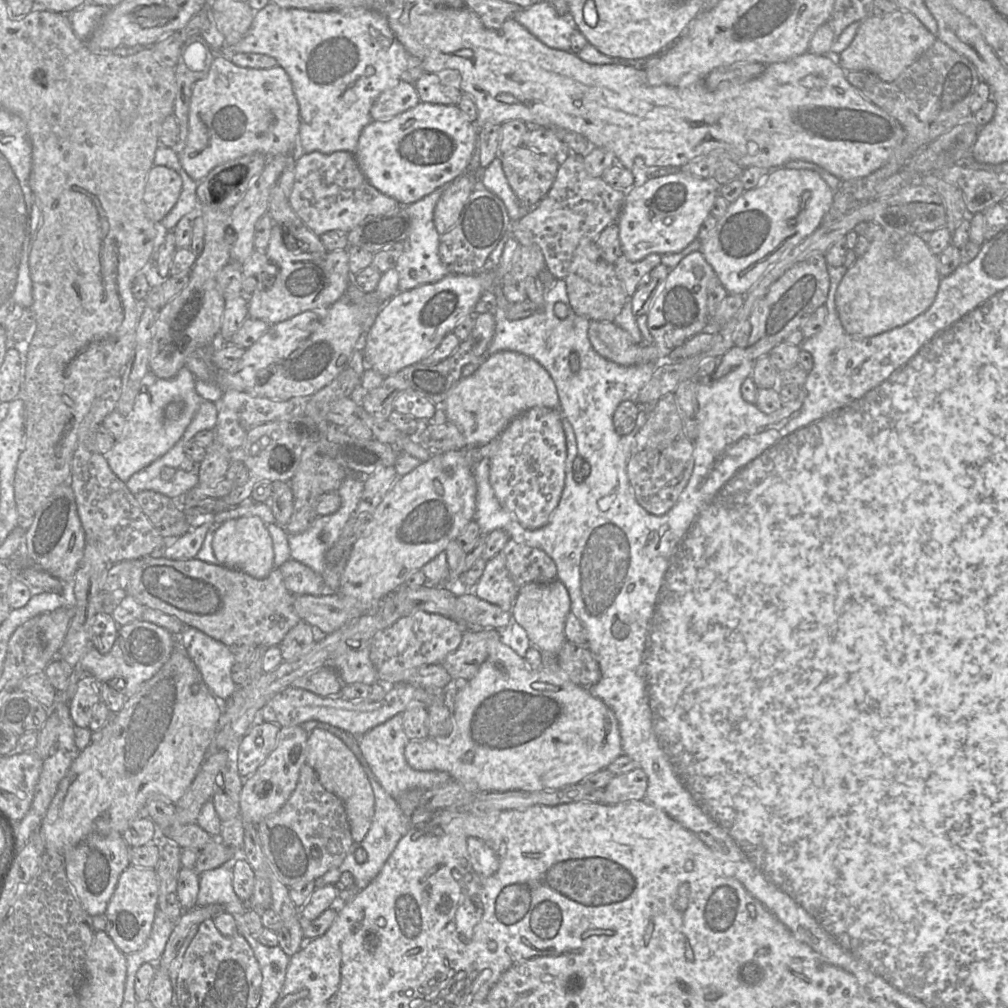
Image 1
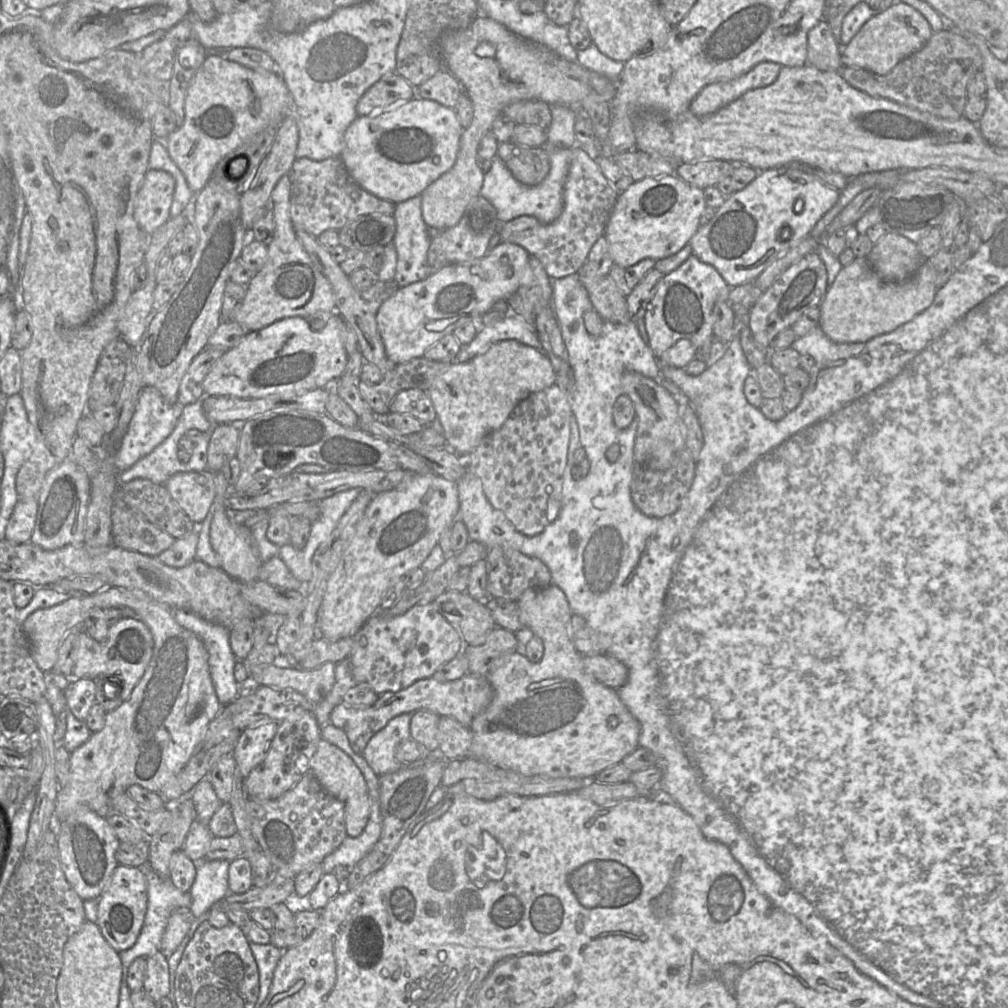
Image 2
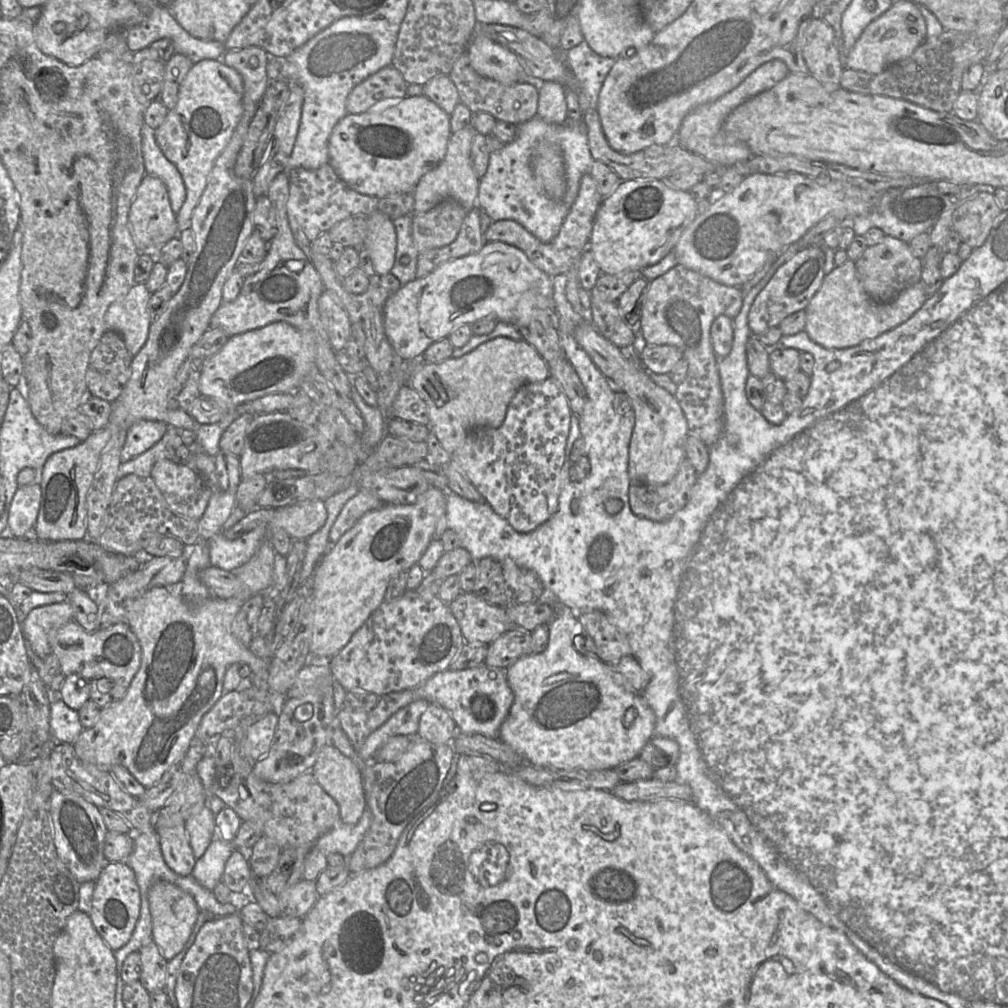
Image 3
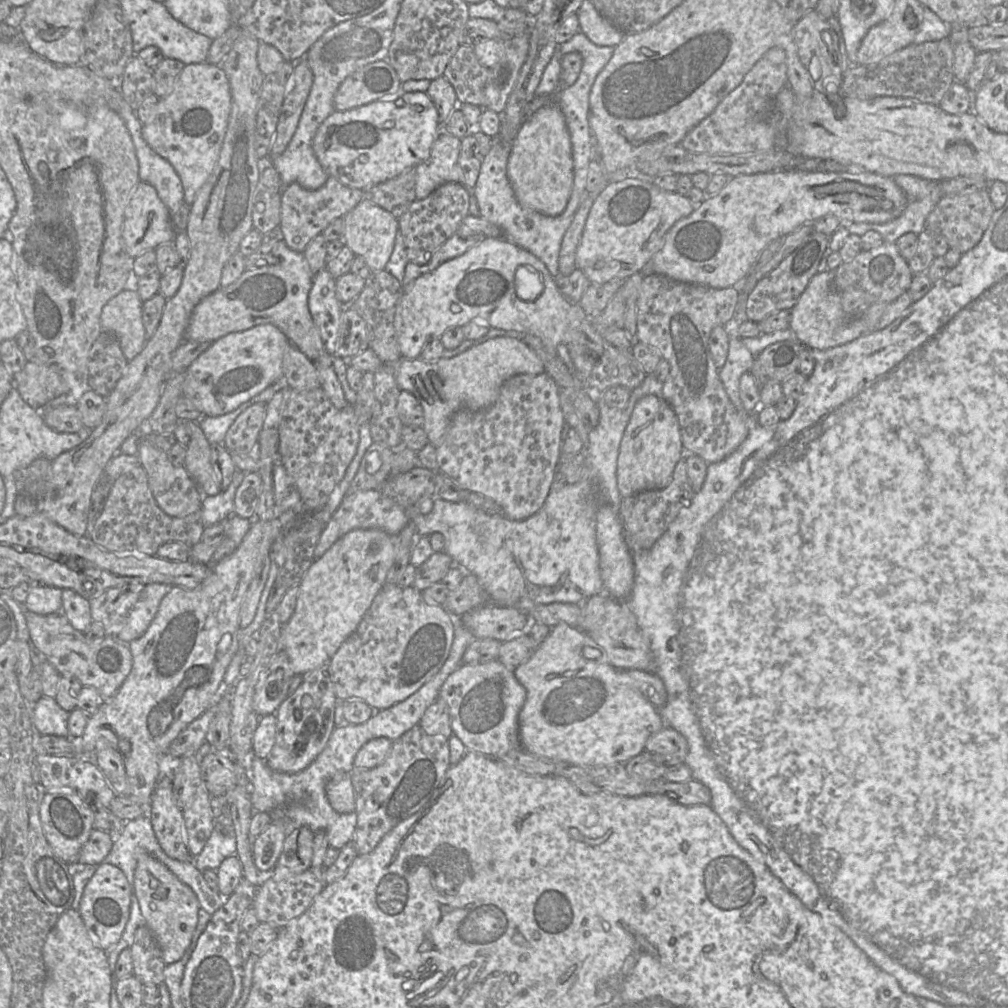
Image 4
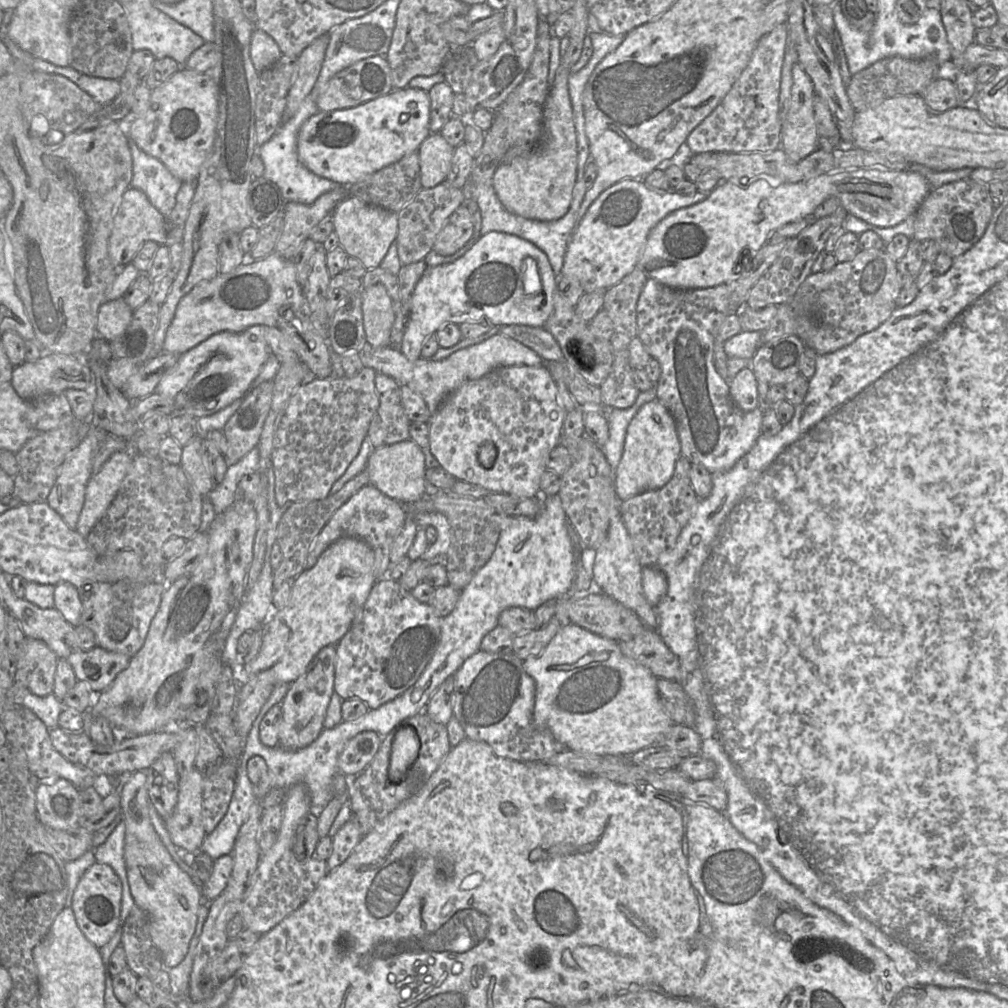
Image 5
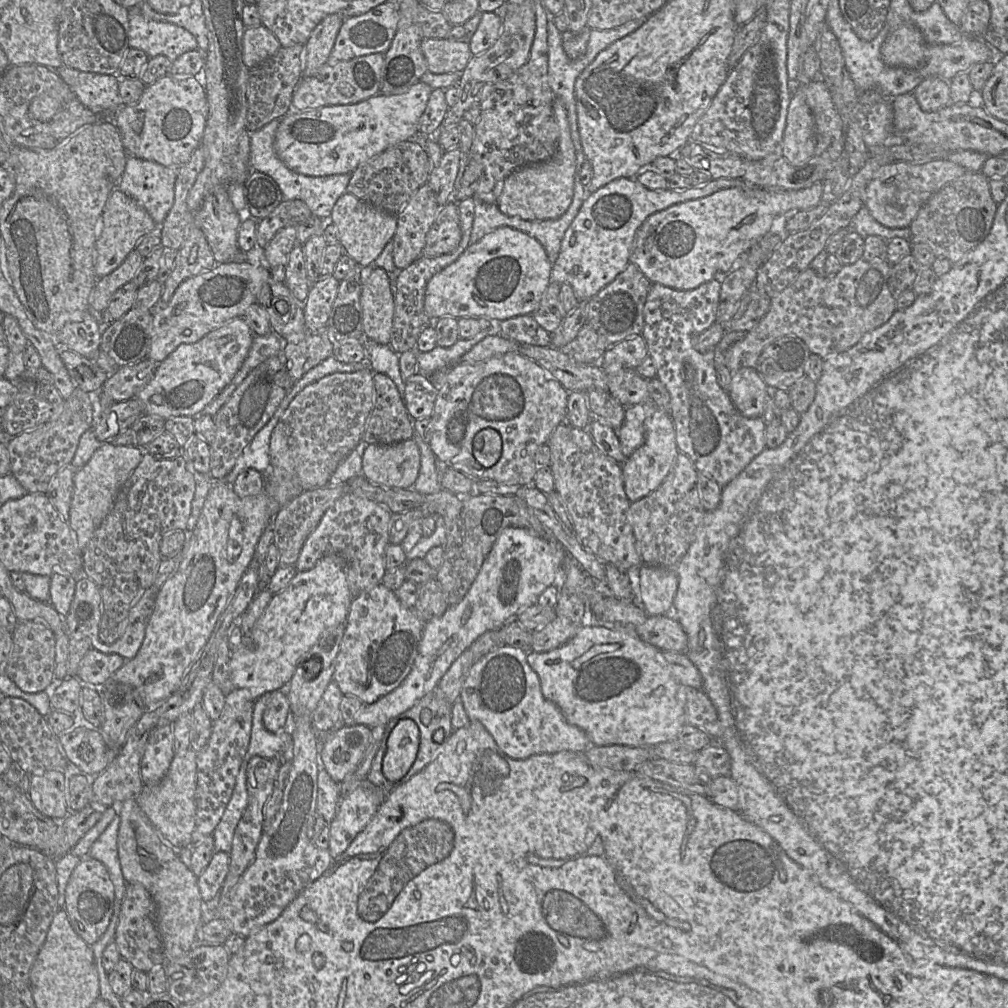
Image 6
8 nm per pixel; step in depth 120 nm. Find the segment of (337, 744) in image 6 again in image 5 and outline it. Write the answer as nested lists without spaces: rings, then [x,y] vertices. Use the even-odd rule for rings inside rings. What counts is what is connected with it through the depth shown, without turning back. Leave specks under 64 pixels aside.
[[[364,731],[350,739],[338,757],[338,770],[347,777],[363,772],[376,755],[382,736],[374,731]]]

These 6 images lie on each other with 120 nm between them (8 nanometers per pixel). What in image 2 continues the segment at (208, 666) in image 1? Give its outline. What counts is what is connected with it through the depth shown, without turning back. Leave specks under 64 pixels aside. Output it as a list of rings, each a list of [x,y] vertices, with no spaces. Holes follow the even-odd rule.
[[[173,609],[173,614],[180,626],[193,632],[204,643],[217,698],[222,707],[230,704],[238,697],[234,676],[236,658],[230,646],[230,630],[184,609]]]

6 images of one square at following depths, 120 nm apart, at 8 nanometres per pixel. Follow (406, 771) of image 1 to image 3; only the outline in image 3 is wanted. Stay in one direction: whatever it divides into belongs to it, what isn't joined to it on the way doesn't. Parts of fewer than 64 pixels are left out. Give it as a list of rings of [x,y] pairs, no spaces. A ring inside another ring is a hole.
[[[416,700],[393,714],[382,726],[372,732],[357,752],[366,762],[373,761],[375,752],[392,736],[413,736],[419,728],[419,719],[427,709],[426,700]]]

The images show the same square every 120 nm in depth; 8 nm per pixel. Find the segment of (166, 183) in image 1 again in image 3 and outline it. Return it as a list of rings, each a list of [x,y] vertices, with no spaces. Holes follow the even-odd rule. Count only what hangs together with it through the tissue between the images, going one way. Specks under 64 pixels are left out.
[[[148,174],[143,177],[130,207],[129,229],[140,252],[157,251],[178,236],[176,214],[172,211],[167,187],[159,177]]]

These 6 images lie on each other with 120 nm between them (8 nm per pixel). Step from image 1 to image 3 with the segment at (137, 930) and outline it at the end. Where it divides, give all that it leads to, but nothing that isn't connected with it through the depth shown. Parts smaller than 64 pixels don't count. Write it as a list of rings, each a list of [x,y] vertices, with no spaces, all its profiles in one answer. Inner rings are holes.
[[[108,862],[95,881],[91,909],[87,913],[112,951],[124,946],[133,933],[140,913],[140,892],[133,870],[125,862]]]

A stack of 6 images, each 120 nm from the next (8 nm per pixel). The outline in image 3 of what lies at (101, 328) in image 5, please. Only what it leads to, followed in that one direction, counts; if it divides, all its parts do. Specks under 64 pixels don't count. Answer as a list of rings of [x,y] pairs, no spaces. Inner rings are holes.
[[[145,282],[134,283],[128,294],[112,303],[104,315],[107,330],[121,335],[133,357],[138,354],[148,338],[151,325],[148,312],[150,296]]]

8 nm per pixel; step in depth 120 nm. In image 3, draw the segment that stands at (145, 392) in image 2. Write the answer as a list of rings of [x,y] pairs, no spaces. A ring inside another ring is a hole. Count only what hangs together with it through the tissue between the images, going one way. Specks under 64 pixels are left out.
[[[136,421],[128,429],[120,454],[121,462],[127,462],[156,445],[166,433],[168,427],[167,424],[161,421]]]

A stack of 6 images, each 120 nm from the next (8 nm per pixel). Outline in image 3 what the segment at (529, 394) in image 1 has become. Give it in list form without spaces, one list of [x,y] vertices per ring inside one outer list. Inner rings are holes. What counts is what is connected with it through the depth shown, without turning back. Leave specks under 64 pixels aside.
[[[497,337],[493,340],[481,344],[480,346],[478,346],[471,352],[463,355],[462,357],[451,357],[441,363],[424,363],[420,368],[415,368],[415,372],[411,375],[409,382],[406,385],[410,385],[412,388],[414,388],[421,397],[421,399],[426,403],[429,413],[429,431],[436,436],[445,452],[447,454],[452,454],[462,445],[464,439],[470,431],[476,428],[483,427],[499,428],[505,420],[507,409],[511,400],[513,399],[516,392],[519,390],[521,386],[527,383],[542,382],[546,380],[548,377],[550,377],[548,365],[534,347],[532,347],[524,340],[513,340],[506,337]]]

